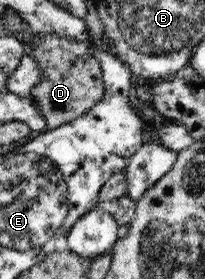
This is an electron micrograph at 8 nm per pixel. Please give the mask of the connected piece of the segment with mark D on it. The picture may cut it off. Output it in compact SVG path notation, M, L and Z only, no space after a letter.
M42 32L28 45L27 54L38 66L38 81L29 89L28 96L35 101L38 113L46 122L47 131L77 120L99 100L103 100L100 62L92 55L85 41L55 32Z

